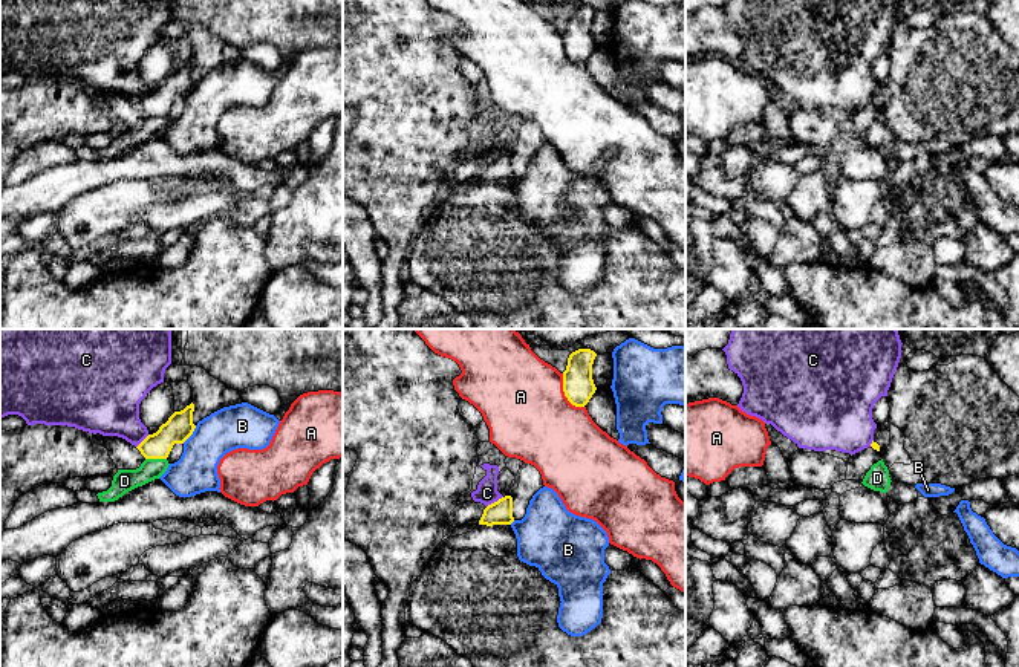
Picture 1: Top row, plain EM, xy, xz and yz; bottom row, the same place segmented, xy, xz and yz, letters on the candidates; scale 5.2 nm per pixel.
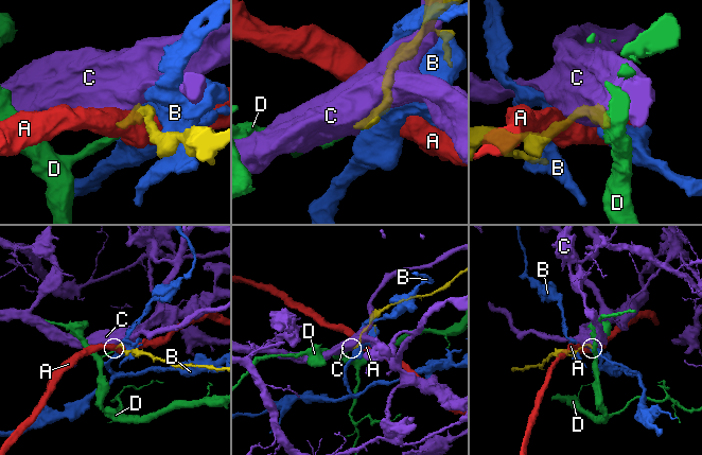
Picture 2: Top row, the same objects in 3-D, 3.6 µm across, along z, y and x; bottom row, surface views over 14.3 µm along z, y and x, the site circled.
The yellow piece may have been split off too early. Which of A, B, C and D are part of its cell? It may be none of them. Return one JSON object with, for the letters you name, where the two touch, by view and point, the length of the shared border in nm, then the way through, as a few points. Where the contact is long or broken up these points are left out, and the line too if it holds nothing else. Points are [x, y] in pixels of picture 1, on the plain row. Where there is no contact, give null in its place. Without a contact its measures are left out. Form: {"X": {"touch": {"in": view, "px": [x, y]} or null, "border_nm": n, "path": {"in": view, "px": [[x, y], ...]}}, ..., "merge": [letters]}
{"merge": []}

